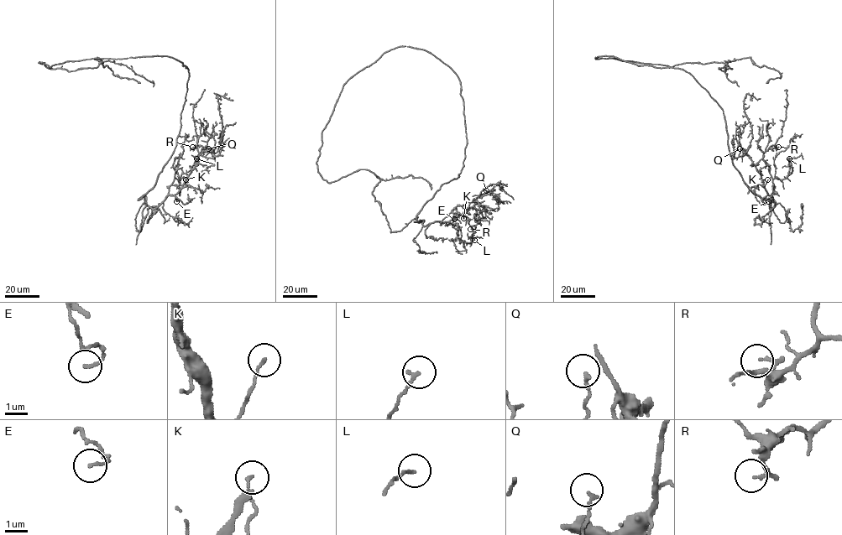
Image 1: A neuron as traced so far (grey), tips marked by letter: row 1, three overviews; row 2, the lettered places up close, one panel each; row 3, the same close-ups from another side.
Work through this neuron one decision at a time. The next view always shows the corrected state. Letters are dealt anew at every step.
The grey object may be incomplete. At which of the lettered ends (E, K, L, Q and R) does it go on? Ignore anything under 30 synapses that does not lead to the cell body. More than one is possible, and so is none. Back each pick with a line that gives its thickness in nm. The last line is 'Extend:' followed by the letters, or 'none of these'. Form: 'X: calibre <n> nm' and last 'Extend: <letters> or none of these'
Extend: none of these

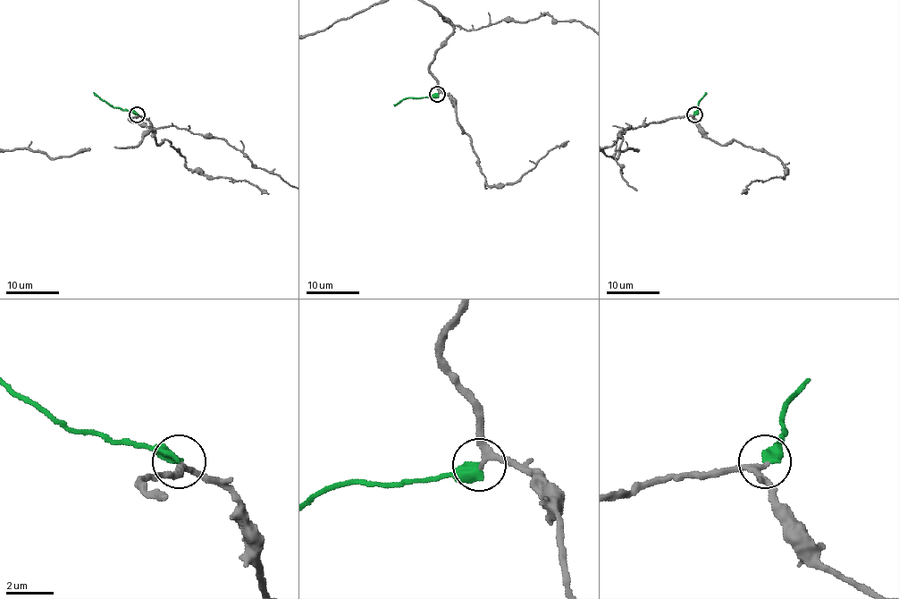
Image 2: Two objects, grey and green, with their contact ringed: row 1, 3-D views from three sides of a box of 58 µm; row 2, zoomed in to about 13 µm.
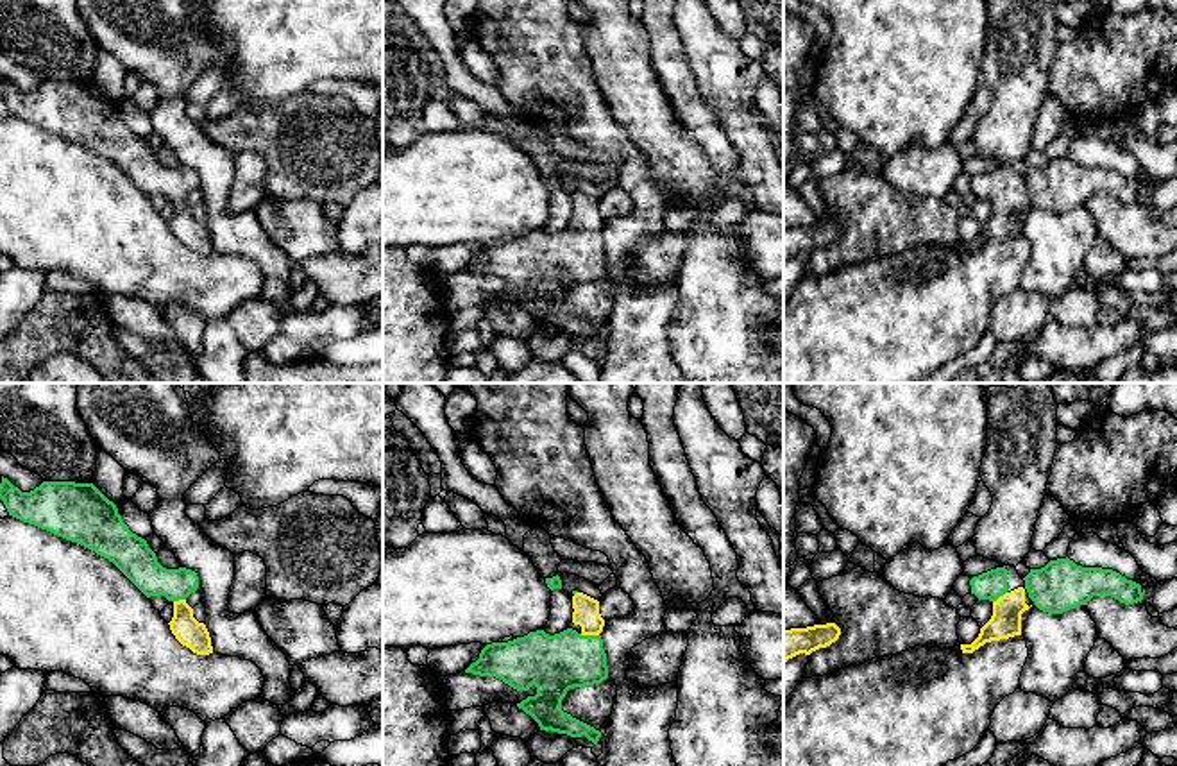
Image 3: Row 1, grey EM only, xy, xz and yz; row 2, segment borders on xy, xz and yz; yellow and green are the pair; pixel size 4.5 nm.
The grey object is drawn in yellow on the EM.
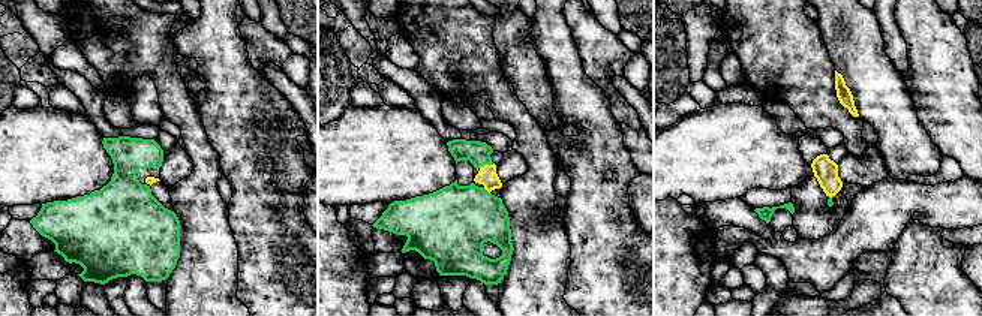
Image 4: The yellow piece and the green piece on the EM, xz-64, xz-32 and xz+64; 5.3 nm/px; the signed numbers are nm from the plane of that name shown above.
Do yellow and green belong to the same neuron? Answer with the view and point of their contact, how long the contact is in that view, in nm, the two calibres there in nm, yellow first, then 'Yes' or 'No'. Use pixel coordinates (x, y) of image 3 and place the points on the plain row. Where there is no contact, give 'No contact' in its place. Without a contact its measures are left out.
Touches yellow at xz (589, 233). Shared border 90 nm. Thickness 120 nm (yellow) against 260 nm. Yes

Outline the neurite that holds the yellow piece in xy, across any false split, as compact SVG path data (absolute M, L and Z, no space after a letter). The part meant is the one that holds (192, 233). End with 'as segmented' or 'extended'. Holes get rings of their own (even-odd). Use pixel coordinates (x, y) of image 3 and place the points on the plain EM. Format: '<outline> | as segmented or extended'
M2 75L0 98L9 115L77 141L113 161L147 197L165 195L174 202L168 222L175 238L197 254L213 252L204 222L193 217L186 197L199 188L195 170L166 168L147 140L123 122L118 107L93 82L43 81L21 91Z | extended

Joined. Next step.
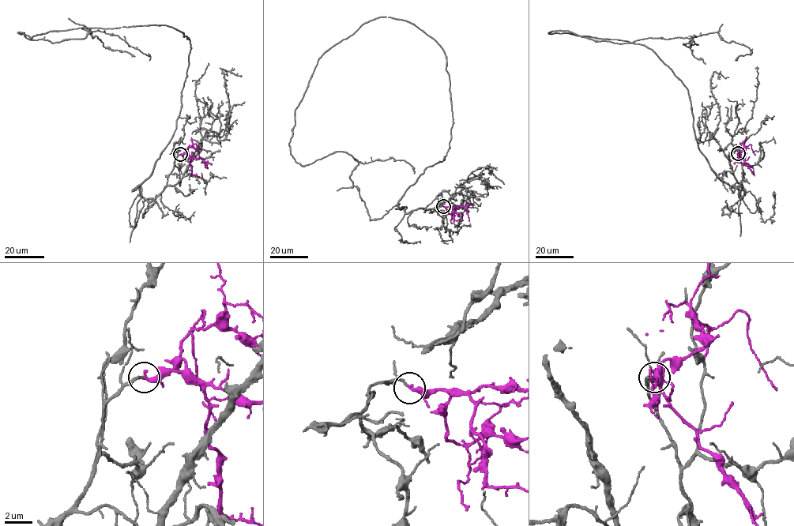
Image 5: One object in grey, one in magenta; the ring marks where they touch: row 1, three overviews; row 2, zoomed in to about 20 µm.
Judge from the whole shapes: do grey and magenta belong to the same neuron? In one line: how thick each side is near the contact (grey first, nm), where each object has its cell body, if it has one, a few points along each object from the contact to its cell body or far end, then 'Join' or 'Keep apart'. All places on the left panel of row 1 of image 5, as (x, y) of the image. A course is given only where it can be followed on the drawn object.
Thickness 170 nm (grey) against 320 nm. Soma of grey: none. Soma of magenta: none. Course of grey: (180, 155), (152, 200), (133, 189), (176, 129), (183, 33), (17, 32), (59, 43), (84, 27), (134, 56). Course of magenta: (180, 155), (187, 153), (201, 157), (208, 168). Join

